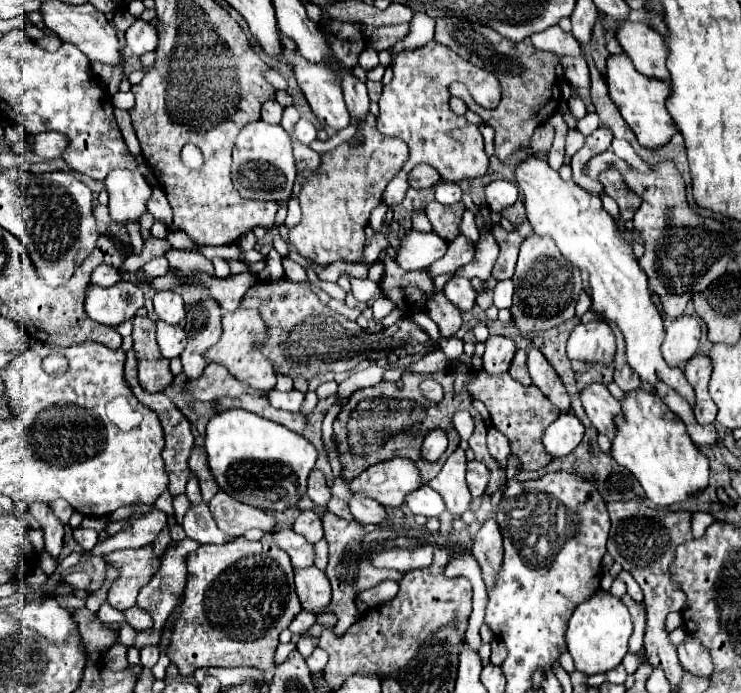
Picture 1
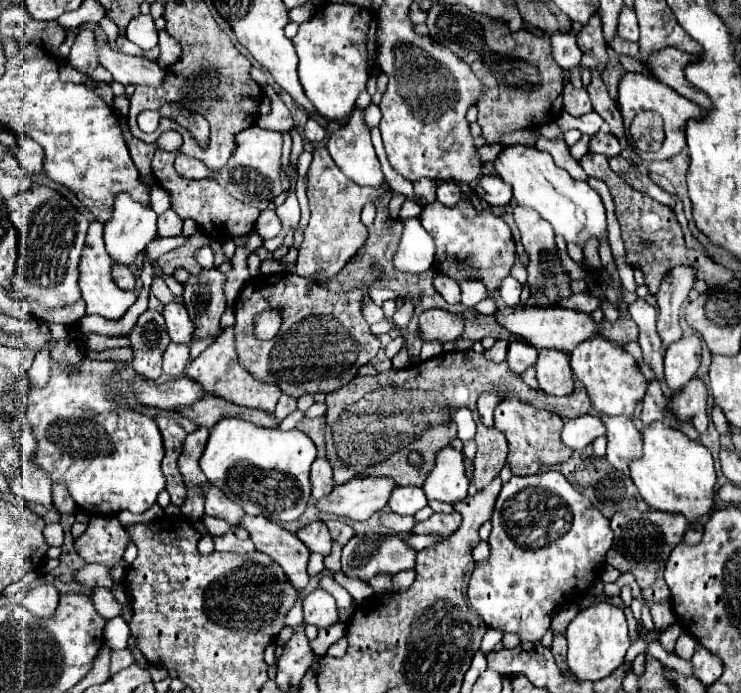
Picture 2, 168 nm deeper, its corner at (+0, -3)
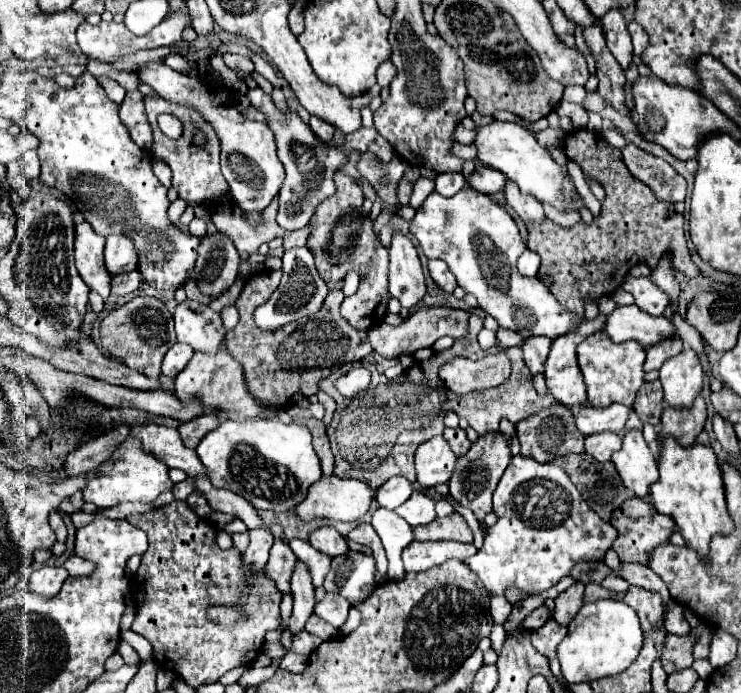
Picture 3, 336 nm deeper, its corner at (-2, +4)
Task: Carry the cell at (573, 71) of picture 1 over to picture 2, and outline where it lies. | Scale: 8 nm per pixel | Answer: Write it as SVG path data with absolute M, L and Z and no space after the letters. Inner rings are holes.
M553 33L551 47L553 47L553 59L565 71L569 71L581 61L581 51L575 43L575 33Z

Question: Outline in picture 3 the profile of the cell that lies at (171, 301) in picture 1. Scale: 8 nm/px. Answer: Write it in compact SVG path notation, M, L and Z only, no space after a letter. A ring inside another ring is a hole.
M185 300L179 302L173 314L177 340L189 344L193 350L209 352L221 348L225 338L225 328L217 312L209 308L209 304Z

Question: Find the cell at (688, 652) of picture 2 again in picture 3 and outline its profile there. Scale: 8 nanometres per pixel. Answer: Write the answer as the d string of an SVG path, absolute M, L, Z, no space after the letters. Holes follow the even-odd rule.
M669 606L665 612L665 630L677 636L687 636L691 626L683 616L683 608L681 606Z

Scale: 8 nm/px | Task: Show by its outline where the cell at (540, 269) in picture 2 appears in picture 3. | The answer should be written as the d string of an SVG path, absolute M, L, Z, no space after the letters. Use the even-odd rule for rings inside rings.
M515 182L505 184L505 198L507 198L507 204L521 216L525 226L543 224L543 218L545 218L543 206L539 206L539 202L535 202L535 198L521 194L519 188L515 186Z

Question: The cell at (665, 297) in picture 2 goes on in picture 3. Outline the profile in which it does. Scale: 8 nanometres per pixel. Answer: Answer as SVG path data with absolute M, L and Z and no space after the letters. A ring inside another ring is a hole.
M671 336L671 338L665 338L665 340L657 342L657 344L653 344L653 346L647 350L645 370L647 370L647 372L649 372L649 370L659 370L659 366L661 366L667 358L679 354L681 350L683 350L683 340L681 340L679 336Z

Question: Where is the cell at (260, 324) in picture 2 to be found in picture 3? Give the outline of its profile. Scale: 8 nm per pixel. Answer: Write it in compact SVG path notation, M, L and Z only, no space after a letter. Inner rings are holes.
M307 246L285 250L285 254L283 254L283 278L281 278L281 284L271 294L271 298L253 312L255 326L259 330L267 332L267 330L277 330L279 326L285 326L285 324L295 322L299 318L305 318L307 314L315 314L315 310L319 310L319 306L323 304L325 296L327 296L327 286L319 278L317 270L313 266L311 250Z

